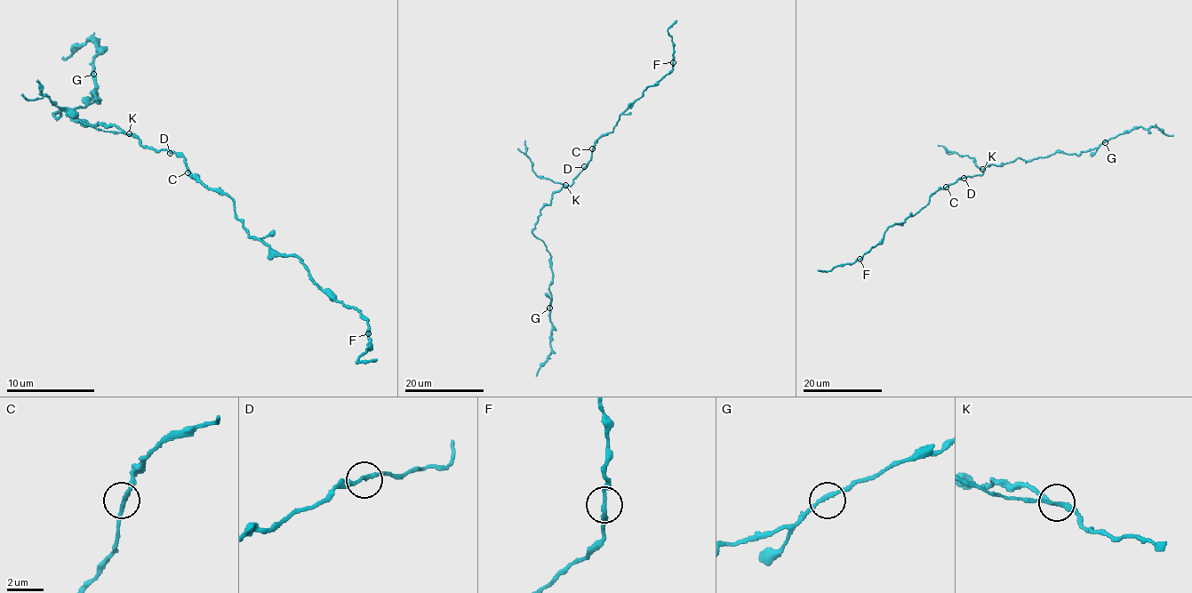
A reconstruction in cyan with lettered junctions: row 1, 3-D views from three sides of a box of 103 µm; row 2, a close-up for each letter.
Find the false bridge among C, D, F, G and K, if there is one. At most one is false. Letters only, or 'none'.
K

